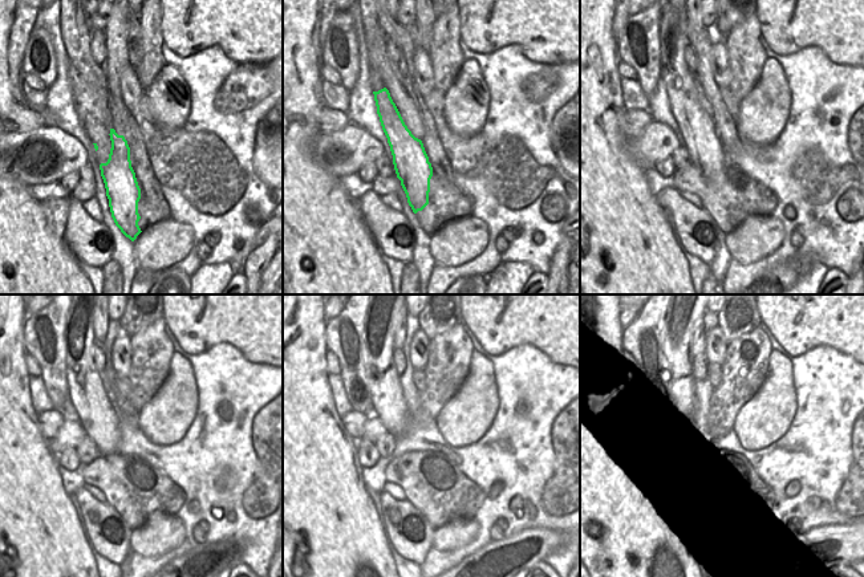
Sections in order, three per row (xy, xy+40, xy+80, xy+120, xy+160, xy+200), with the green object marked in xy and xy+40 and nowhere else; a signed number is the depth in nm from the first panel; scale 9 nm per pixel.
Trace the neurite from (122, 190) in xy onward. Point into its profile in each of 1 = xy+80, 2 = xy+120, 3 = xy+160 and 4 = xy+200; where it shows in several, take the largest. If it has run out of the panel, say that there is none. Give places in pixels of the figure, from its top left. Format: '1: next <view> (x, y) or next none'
1: next xy+80 (697, 128)
2: next xy+120 (96, 413)
3: next xy+160 (389, 406)
4: next xy+200 (680, 322)

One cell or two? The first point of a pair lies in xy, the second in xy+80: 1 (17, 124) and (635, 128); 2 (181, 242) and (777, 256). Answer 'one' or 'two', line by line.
1: one
2: two

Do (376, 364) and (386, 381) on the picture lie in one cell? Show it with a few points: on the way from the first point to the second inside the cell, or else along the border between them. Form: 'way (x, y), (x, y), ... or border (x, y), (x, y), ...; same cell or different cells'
way (380, 368), (382, 377); same cell

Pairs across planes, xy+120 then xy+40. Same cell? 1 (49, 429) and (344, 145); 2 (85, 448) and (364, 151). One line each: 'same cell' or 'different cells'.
1: different cells
2: different cells

